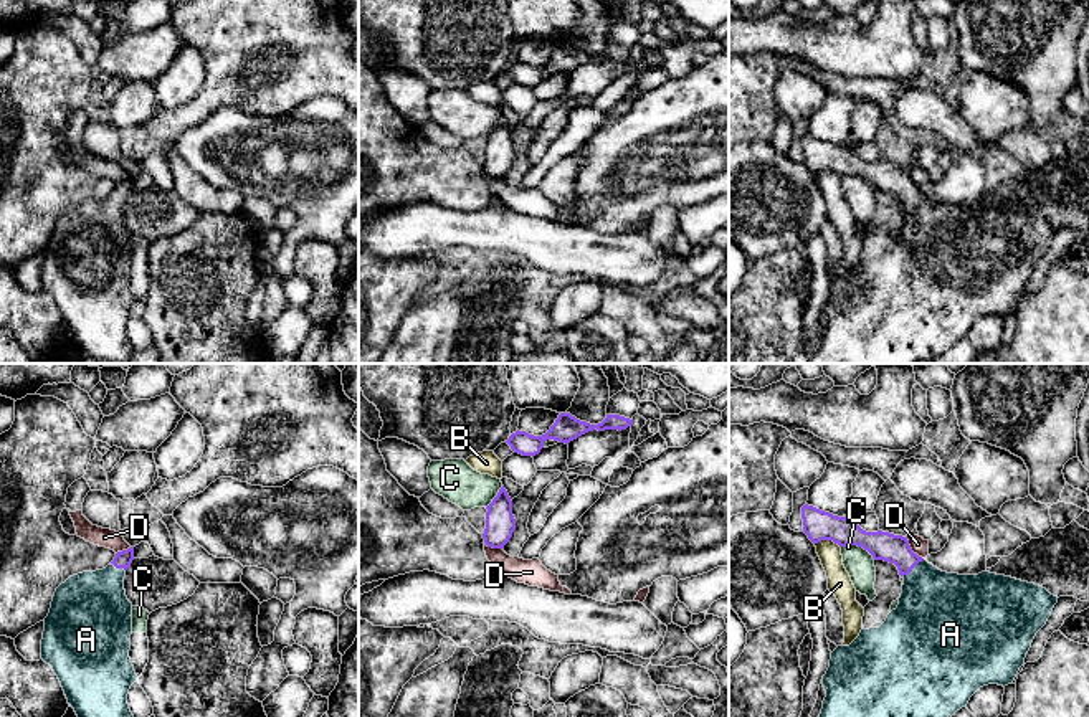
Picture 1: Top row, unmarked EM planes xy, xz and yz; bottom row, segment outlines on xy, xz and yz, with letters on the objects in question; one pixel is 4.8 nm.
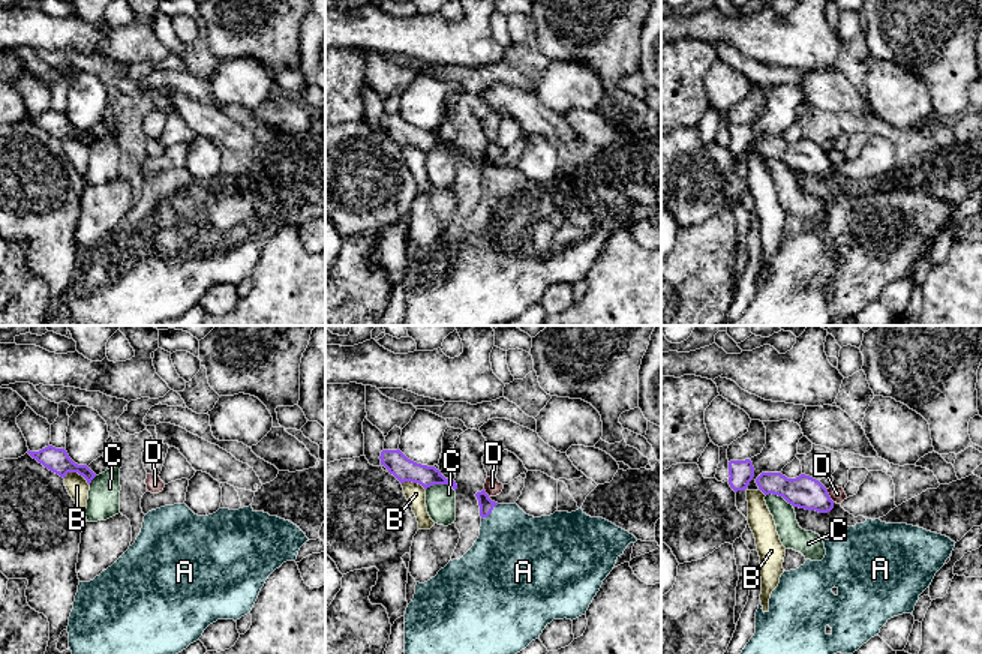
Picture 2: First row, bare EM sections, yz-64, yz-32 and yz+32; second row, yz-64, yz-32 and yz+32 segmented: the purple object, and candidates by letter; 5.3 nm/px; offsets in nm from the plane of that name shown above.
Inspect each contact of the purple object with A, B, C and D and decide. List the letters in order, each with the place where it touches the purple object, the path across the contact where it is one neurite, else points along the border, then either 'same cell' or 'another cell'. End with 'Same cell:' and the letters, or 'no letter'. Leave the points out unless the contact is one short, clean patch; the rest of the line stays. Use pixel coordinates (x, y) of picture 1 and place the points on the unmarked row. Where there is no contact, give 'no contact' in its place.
A: contact yz (913, 197); way yz (883, 175), (894, 179), (913, 197), (937, 242); same cell
B: contact yz (828, 169); border yz (815, 172), (833, 170), (840, 177); another cell
C: contact yz (858, 175); another cell
D: contact yz (911, 179); border yz (906, 166), (911, 179), (922, 189); another cell
Same cell: A

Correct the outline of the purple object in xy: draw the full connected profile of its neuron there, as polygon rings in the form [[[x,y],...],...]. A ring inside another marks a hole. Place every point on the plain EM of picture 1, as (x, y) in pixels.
[[[134,177],[117,182],[106,198],[83,202],[61,213],[45,248],[41,269],[41,289],[53,297],[79,352],[106,363],[131,363],[136,352],[127,334],[129,319],[137,312],[129,287],[132,233],[124,220],[132,190]]]

